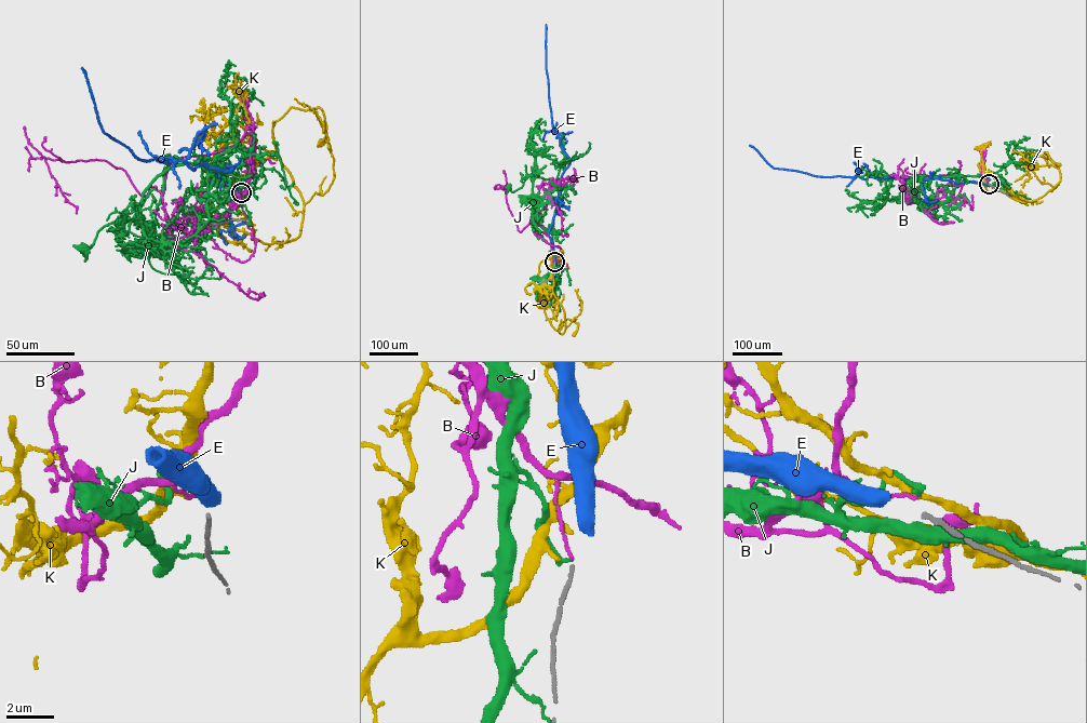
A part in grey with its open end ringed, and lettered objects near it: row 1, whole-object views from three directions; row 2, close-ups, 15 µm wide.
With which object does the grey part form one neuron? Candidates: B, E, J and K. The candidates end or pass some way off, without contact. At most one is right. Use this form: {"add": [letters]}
{"add": []}

